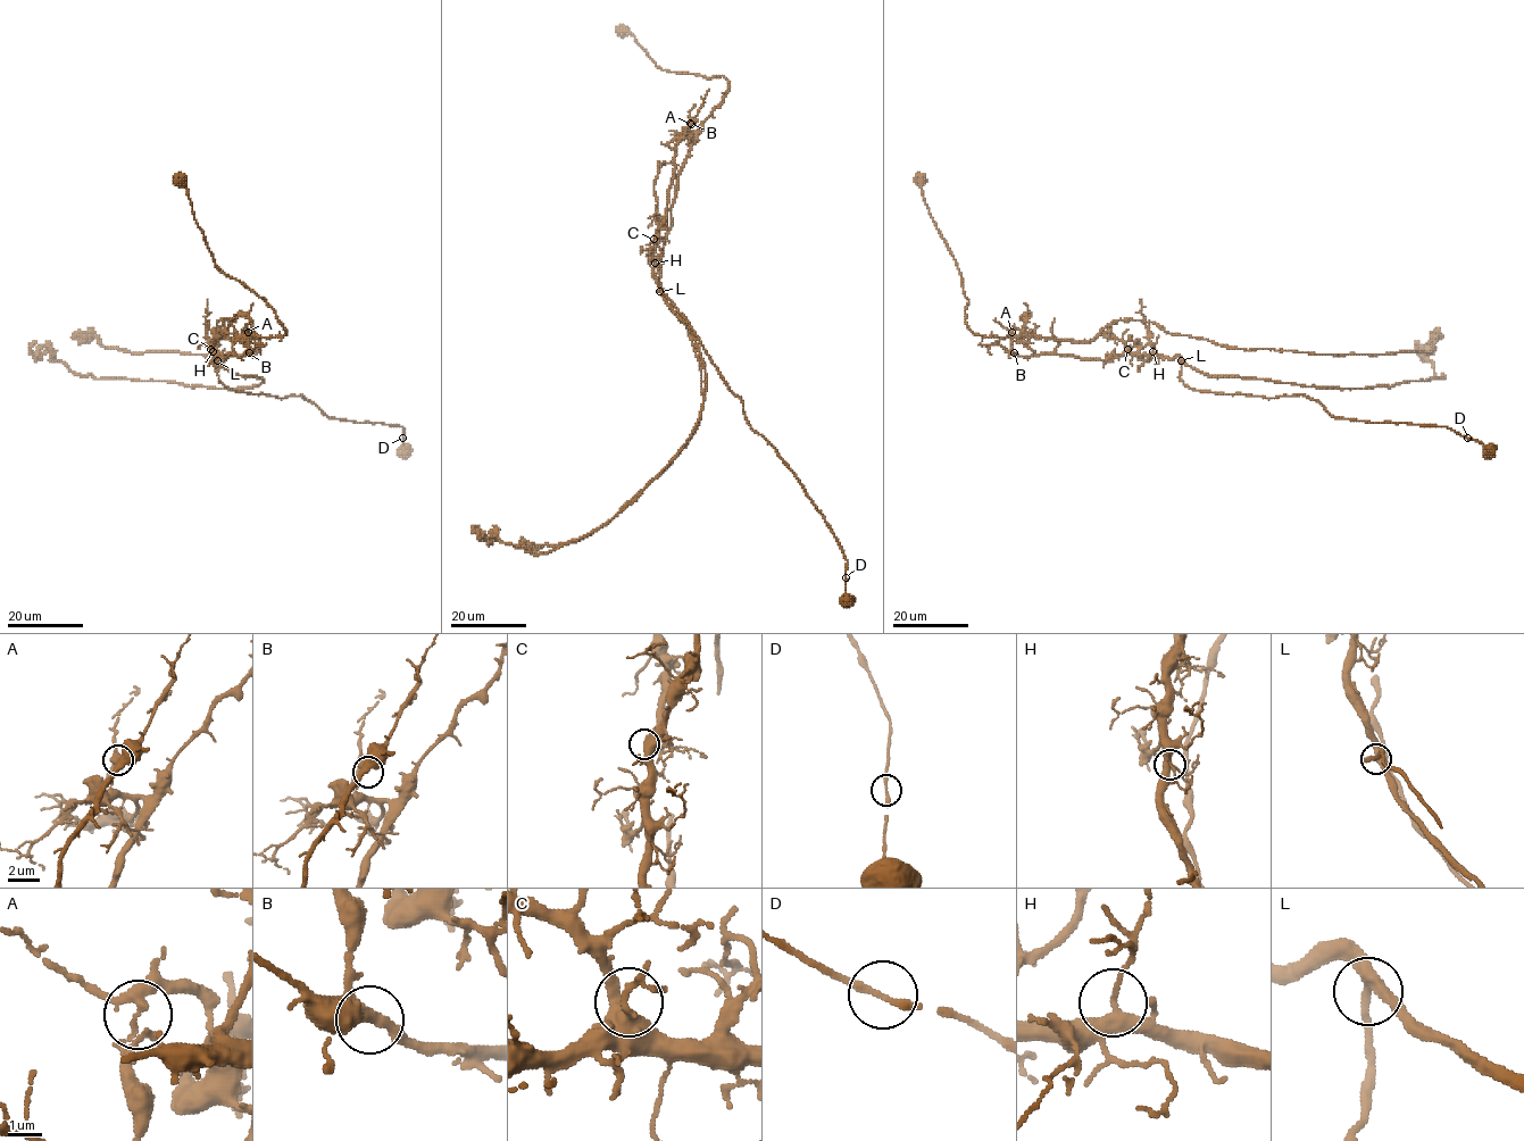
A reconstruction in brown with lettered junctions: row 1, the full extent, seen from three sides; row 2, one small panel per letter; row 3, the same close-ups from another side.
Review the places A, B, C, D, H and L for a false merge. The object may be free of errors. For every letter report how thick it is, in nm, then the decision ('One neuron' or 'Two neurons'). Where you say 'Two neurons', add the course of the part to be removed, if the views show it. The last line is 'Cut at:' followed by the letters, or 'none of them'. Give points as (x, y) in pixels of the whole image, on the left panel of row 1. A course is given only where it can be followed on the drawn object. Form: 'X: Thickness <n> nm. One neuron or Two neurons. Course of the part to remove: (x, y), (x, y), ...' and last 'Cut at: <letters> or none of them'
A: Thickness 240 nm. Two neurons. Course of the part to remove: (248, 332), (232, 341), (228, 323), (217, 322), (216, 333), (257, 354), (133, 352), (72, 339)
B: Thickness 440 nm. One neuron
C: Thickness 400 nm. One neuron
D: Thickness 300 nm. One neuron
H: Thickness 280 nm. One neuron
L: Thickness 320 nm. One neuron
Cut at: A

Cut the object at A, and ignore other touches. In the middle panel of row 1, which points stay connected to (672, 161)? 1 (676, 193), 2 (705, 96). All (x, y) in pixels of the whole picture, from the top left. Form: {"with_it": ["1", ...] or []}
{"with_it": ["2"]}

